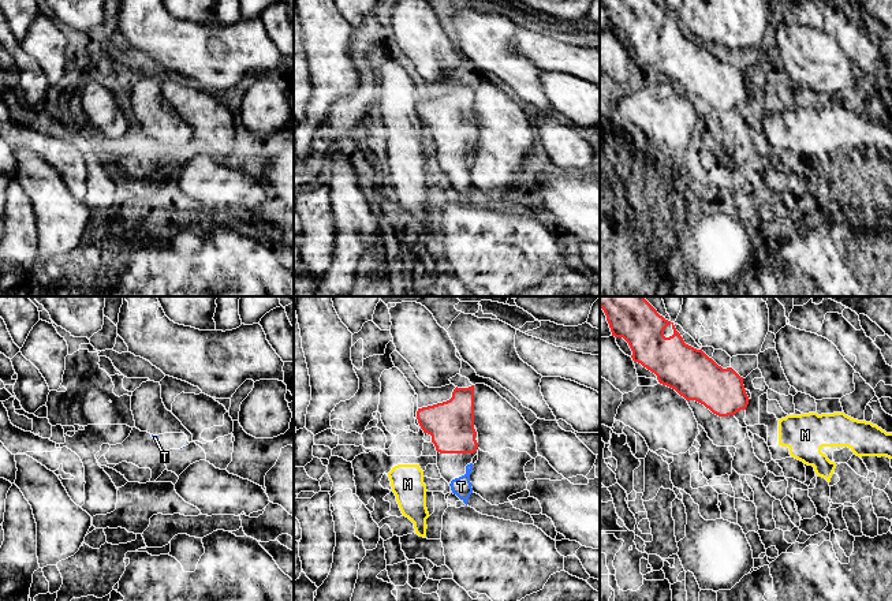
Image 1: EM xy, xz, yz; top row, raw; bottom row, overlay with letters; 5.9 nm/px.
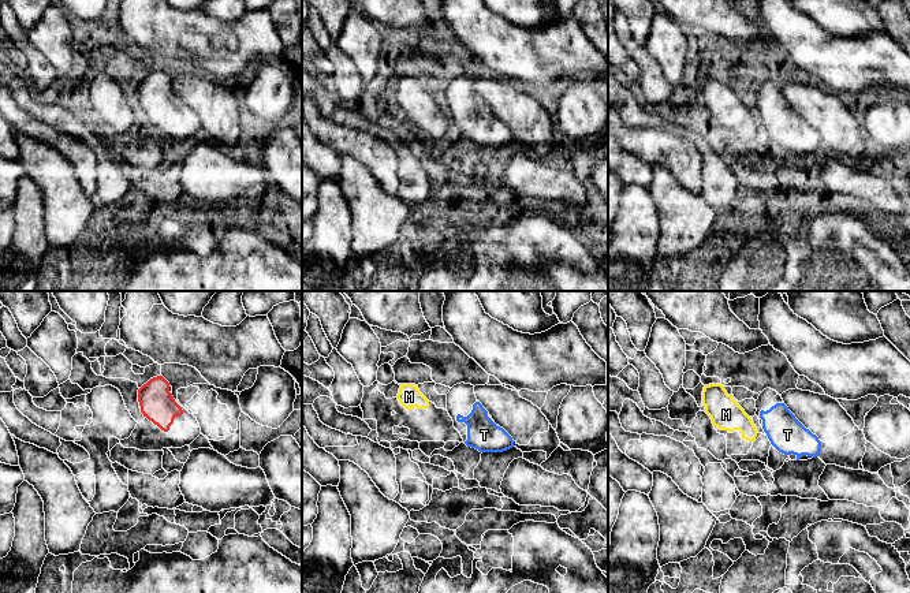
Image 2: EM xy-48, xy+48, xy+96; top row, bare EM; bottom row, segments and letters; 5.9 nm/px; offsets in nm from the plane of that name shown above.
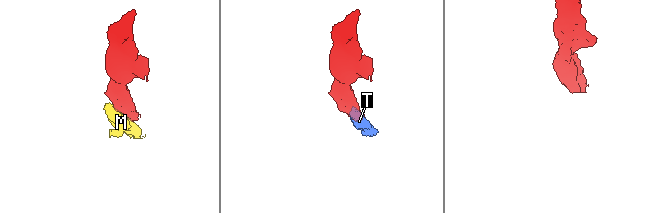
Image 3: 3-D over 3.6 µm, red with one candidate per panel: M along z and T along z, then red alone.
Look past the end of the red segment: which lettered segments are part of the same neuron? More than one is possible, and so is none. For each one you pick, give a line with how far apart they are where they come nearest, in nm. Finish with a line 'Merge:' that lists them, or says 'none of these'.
T: 60 nm apart
Merge: T

